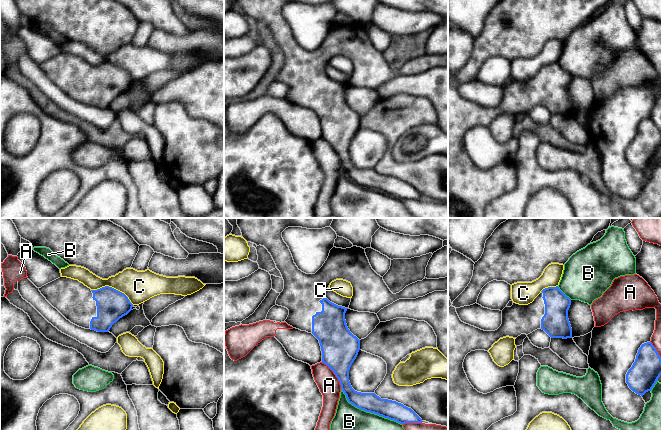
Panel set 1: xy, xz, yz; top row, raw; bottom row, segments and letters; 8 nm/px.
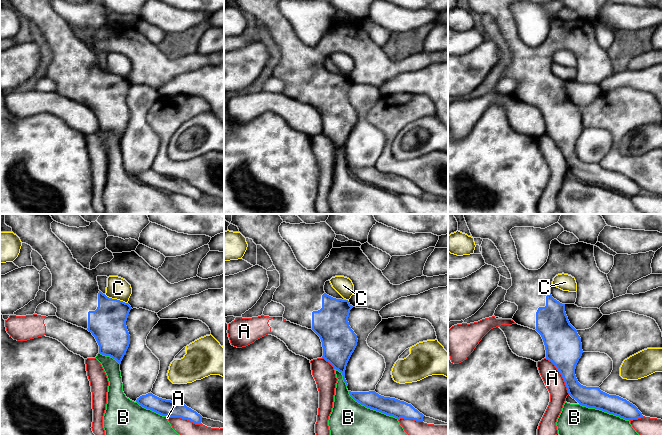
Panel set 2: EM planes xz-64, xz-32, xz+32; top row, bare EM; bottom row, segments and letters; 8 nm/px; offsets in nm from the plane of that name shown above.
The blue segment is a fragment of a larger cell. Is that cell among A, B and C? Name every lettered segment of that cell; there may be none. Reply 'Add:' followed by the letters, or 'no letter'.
Add: no letter

